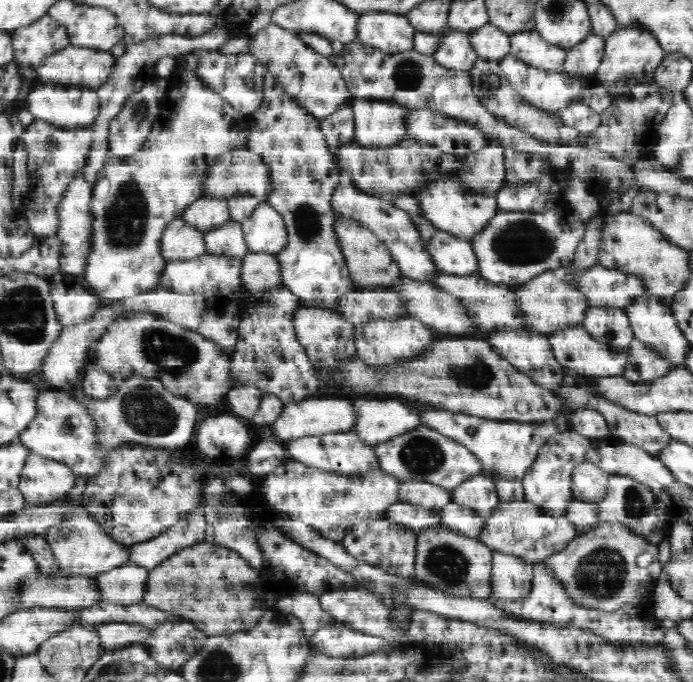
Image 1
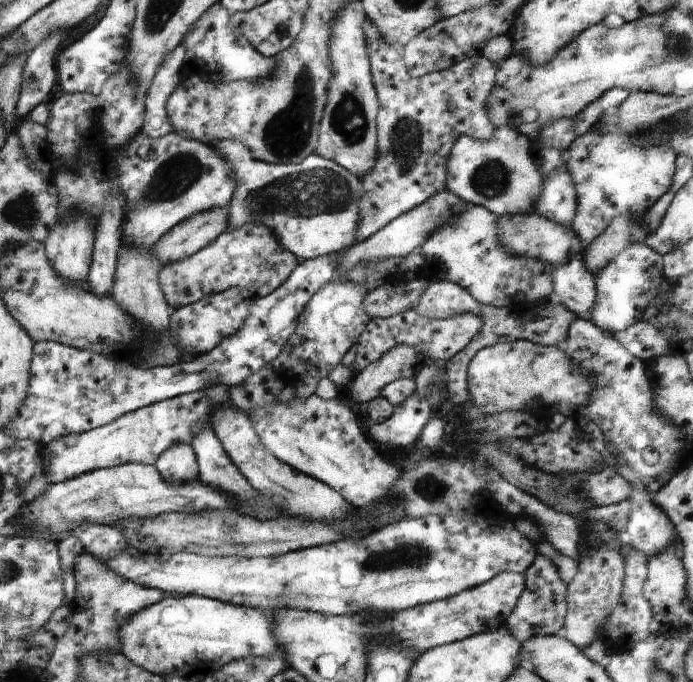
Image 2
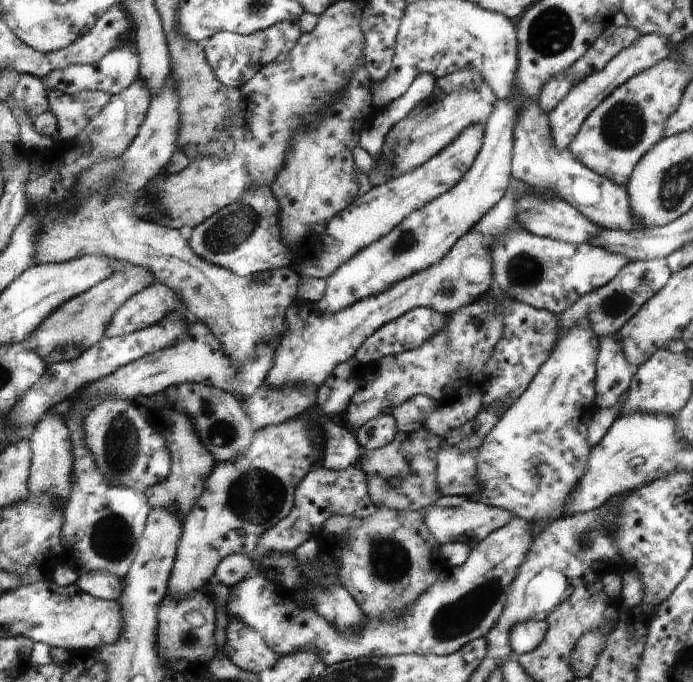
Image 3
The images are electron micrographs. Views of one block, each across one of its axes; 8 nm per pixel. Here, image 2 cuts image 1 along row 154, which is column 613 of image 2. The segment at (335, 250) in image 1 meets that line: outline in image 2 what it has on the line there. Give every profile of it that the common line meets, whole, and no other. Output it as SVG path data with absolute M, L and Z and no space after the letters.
M645 243L630 244L622 252L618 252L604 268L594 273L596 286L596 301L590 313L590 320L598 328L621 332L642 321L642 314L652 298L658 296L660 284L664 280L662 272L662 254L649 248Z

